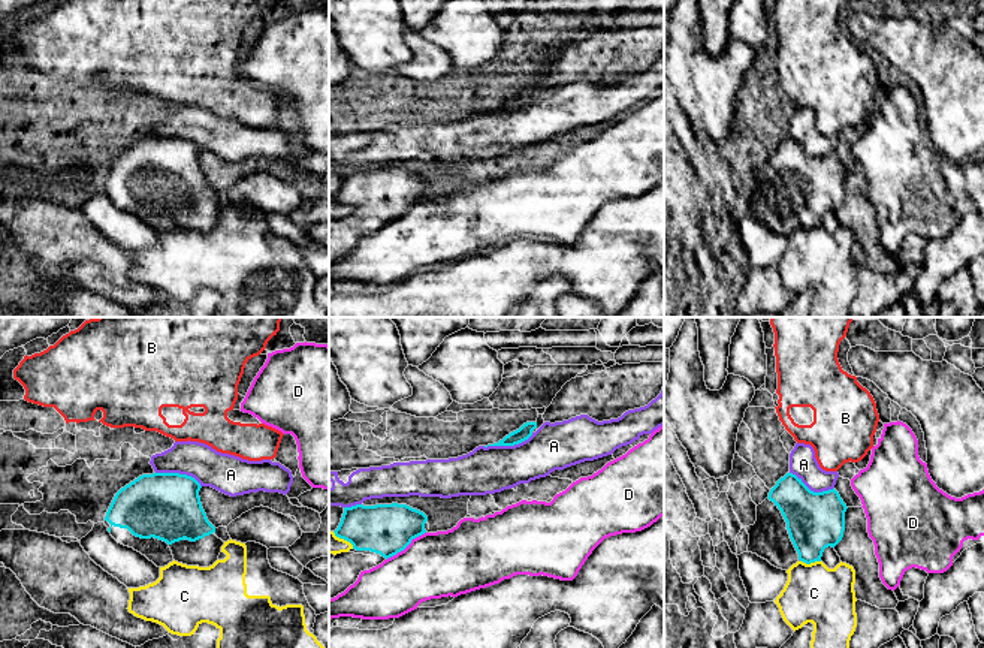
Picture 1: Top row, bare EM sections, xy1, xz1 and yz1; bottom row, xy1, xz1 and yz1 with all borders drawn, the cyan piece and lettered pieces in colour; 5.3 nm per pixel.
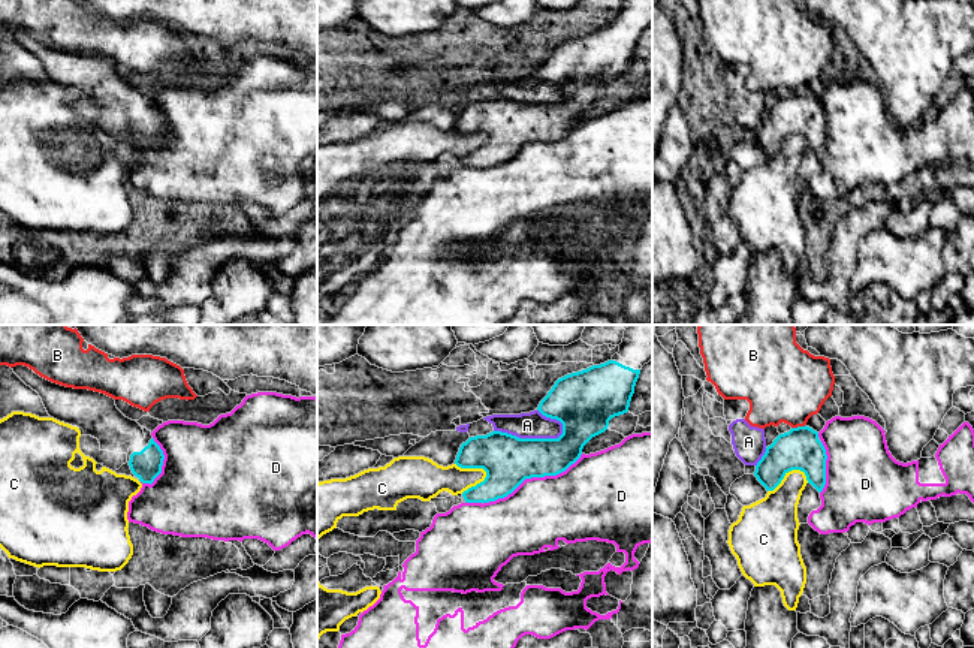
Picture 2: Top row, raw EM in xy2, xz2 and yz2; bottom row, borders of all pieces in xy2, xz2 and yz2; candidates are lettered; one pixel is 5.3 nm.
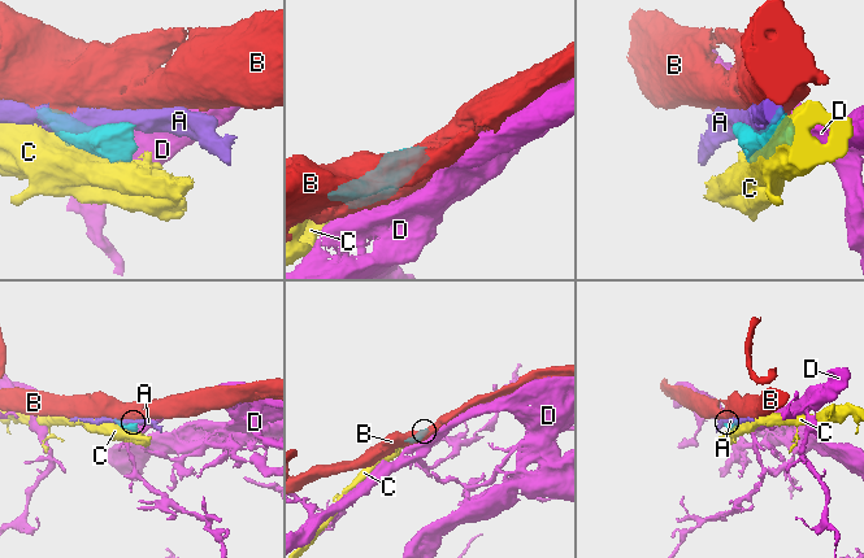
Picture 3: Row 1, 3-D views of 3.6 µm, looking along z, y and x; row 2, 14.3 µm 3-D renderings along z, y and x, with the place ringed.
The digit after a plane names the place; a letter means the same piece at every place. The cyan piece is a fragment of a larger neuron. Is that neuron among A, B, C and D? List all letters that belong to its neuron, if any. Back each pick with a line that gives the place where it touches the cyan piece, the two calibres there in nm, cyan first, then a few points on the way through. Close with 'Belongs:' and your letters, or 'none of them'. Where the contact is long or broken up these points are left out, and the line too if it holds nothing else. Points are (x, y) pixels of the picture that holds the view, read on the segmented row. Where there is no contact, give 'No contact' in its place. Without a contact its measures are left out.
Belongs: none of them

